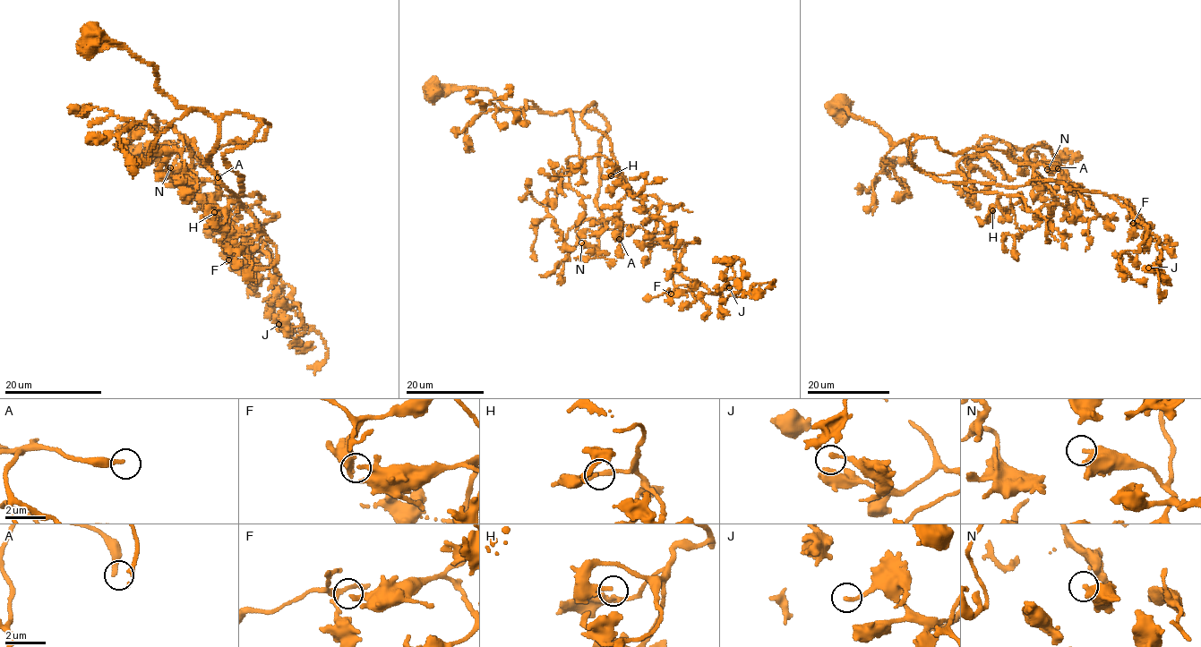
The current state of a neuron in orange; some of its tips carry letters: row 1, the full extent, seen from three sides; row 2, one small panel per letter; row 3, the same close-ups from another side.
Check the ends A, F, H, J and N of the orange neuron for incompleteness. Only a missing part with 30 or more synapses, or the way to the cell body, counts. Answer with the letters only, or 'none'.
A

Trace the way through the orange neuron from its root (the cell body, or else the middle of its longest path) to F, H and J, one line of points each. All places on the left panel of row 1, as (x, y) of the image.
F: (94, 33), (152, 63), (176, 105), (261, 122), (223, 155), (276, 216), (248, 231), (261, 254), (228, 259)
H: (94, 33), (152, 63), (176, 105), (218, 123), (218, 142), (203, 159), (237, 200), (209, 208), (214, 212)
J: (94, 33), (152, 63), (176, 105), (261, 122), (223, 155), (276, 216), (260, 237), (303, 327), (278, 324)

